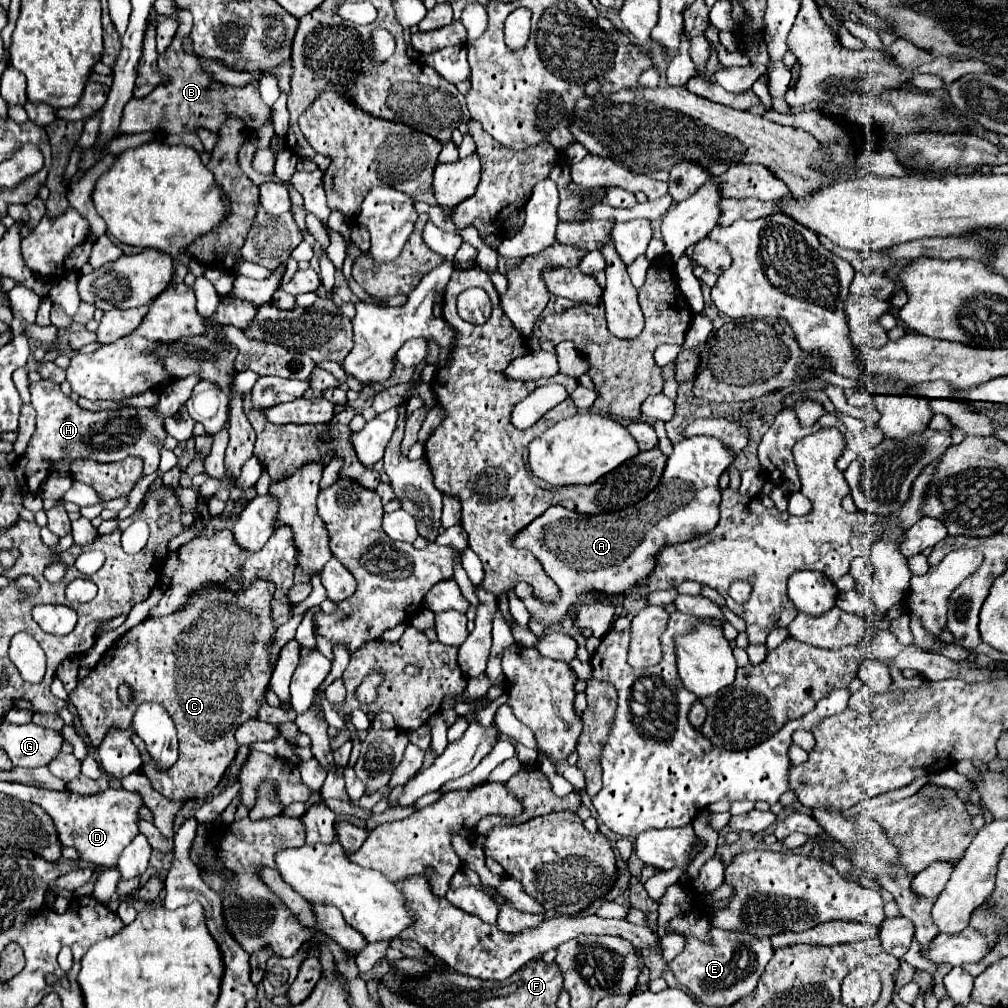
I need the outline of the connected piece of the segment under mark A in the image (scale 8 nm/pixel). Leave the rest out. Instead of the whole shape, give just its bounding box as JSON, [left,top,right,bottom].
[514,437,736,625]

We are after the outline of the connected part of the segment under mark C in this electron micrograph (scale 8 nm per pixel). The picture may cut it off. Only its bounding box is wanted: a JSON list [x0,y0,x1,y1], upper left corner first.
[70,583,276,801]

